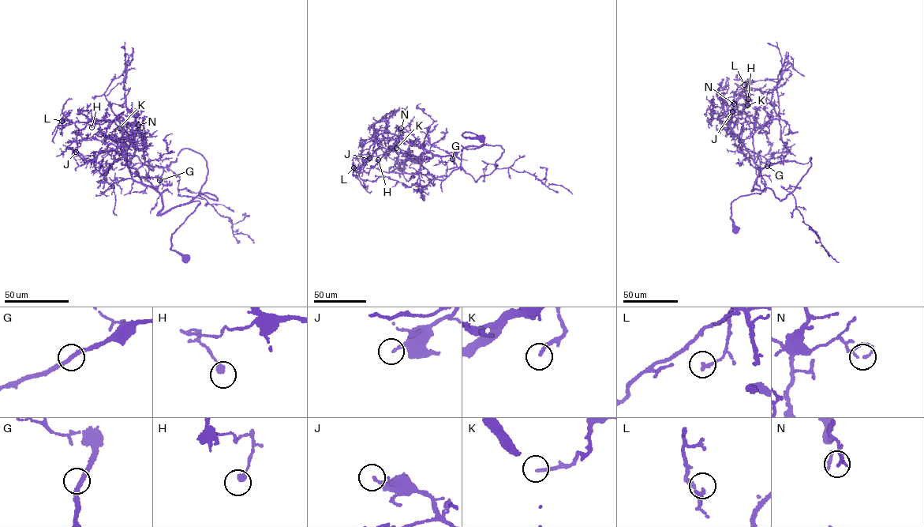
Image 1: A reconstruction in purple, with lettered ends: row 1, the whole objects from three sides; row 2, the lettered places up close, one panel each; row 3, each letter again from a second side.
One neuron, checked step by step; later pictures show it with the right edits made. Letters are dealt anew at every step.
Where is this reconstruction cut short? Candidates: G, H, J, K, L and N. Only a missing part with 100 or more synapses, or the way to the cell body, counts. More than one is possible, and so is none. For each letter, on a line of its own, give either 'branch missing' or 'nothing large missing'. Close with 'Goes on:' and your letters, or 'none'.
G: nothing large missing
H: nothing large missing
J: nothing large missing
K: nothing large missing
L: nothing large missing
N: nothing large missing
Goes on: none

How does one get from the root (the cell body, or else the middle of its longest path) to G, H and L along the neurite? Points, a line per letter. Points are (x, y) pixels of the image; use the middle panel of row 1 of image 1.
G: (481, 138), (466, 138), (464, 133), (476, 134), (484, 143), (465, 147), (456, 155), (448, 152), (452, 159)
H: (481, 138), (466, 138), (462, 135), (465, 132), (484, 143), (439, 156), (398, 136), (398, 144), (378, 159)
L: (481, 138), (466, 138), (465, 132), (484, 143), (439, 156), (398, 136), (397, 144), (376, 148), (353, 167)

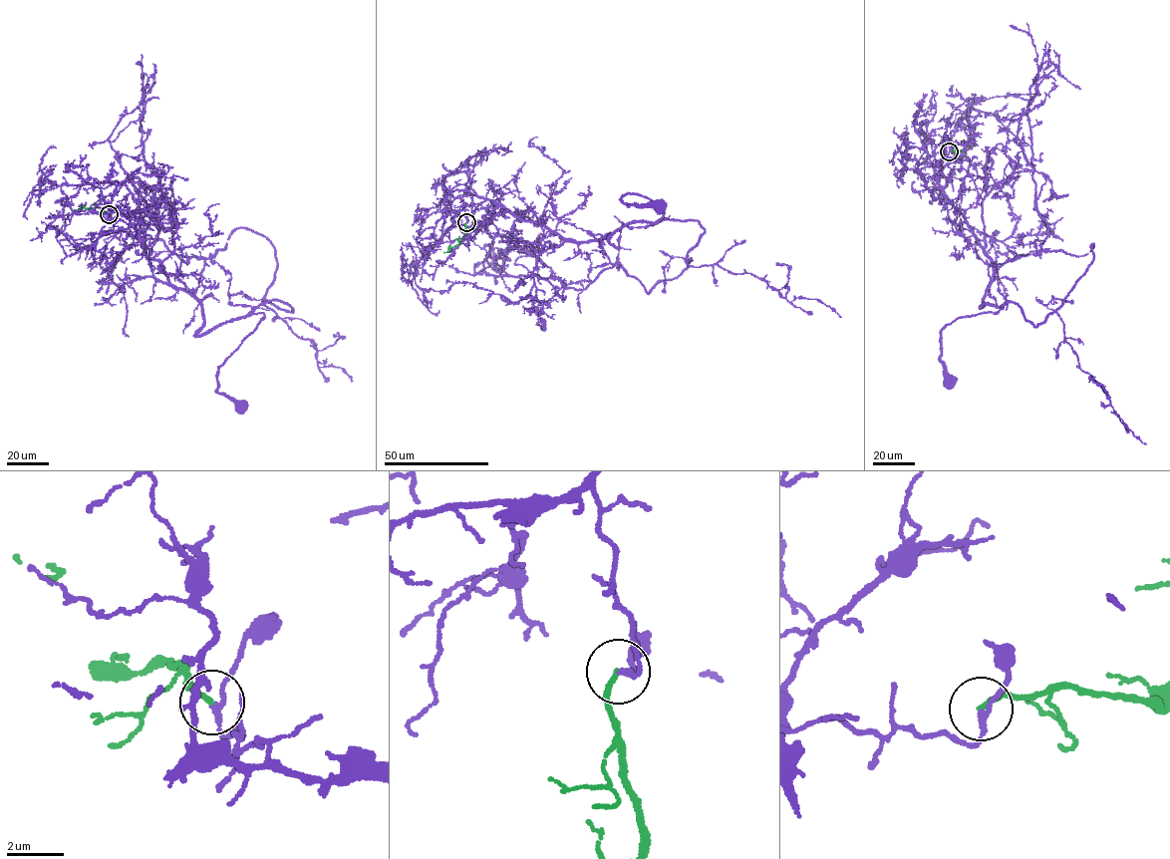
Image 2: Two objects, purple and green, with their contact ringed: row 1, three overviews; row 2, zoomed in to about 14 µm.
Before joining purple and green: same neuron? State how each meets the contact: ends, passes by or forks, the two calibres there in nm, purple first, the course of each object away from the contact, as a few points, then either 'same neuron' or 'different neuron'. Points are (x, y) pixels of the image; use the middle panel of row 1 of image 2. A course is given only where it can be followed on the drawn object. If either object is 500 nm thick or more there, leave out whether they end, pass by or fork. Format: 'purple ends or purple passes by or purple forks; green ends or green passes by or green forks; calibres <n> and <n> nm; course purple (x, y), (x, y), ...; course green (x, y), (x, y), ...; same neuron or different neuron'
purple passes by; green ends; calibres 170 and 190 nm; course purple (466, 222), (464, 208), (487, 200), (590, 242), (663, 215), (628, 192), (621, 198), (629, 205), (660, 205); course green (466, 222), (467, 236), (443, 252); different neuron

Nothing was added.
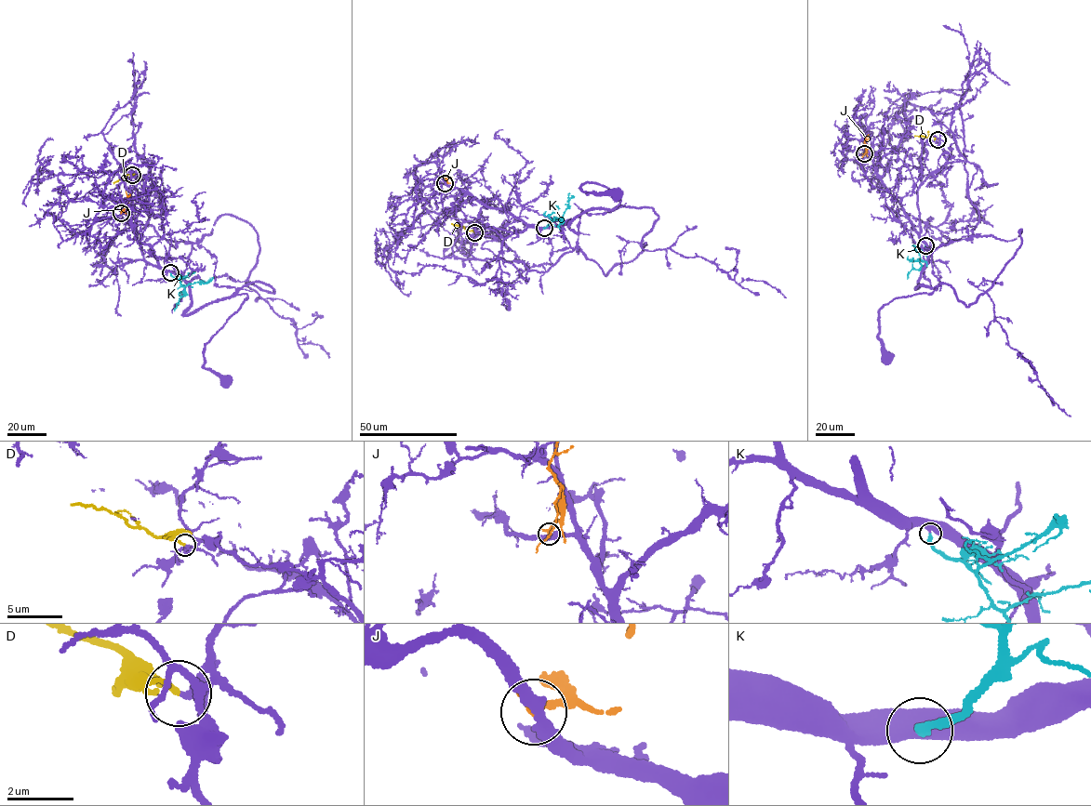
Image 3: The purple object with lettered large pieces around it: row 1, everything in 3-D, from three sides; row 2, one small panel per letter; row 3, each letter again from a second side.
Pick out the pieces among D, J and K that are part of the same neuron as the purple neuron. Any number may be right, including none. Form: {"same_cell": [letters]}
{"same_cell": ["K"]}

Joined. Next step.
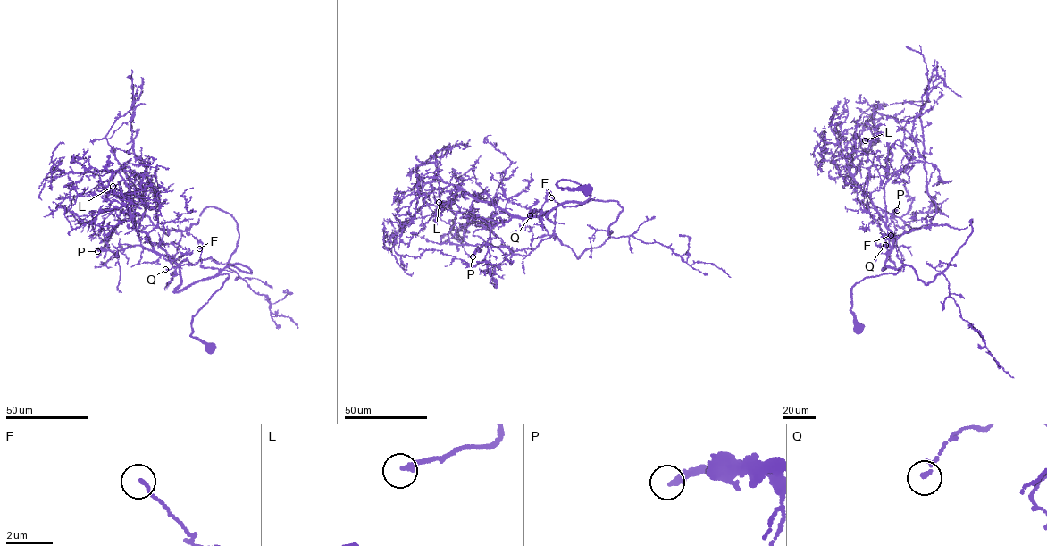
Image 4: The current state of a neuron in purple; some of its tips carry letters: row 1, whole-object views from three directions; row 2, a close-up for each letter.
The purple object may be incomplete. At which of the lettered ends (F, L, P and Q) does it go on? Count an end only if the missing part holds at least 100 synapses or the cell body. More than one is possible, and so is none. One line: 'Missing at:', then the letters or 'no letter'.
Missing at: P

